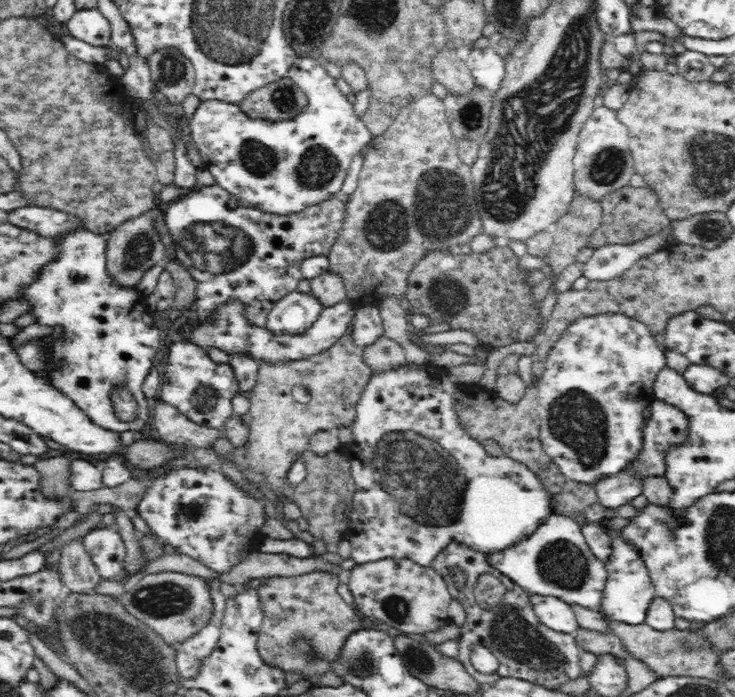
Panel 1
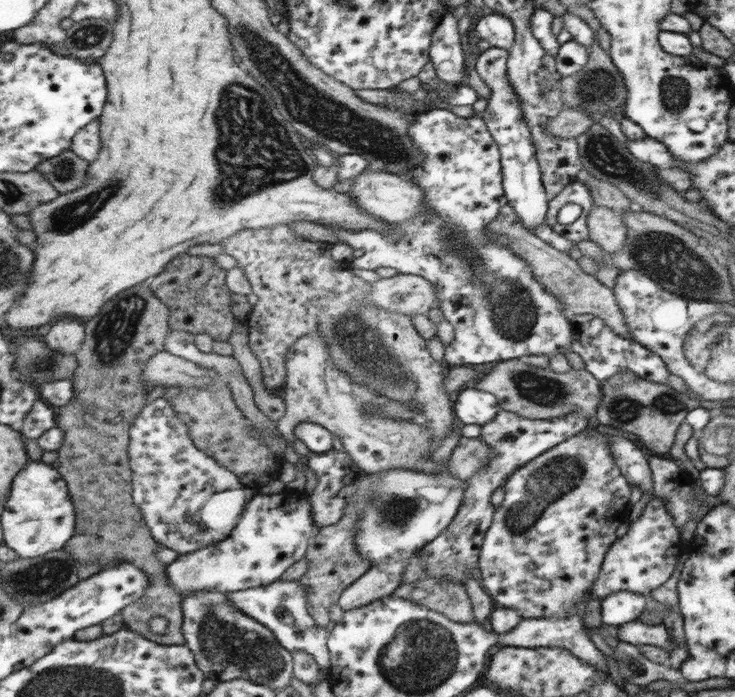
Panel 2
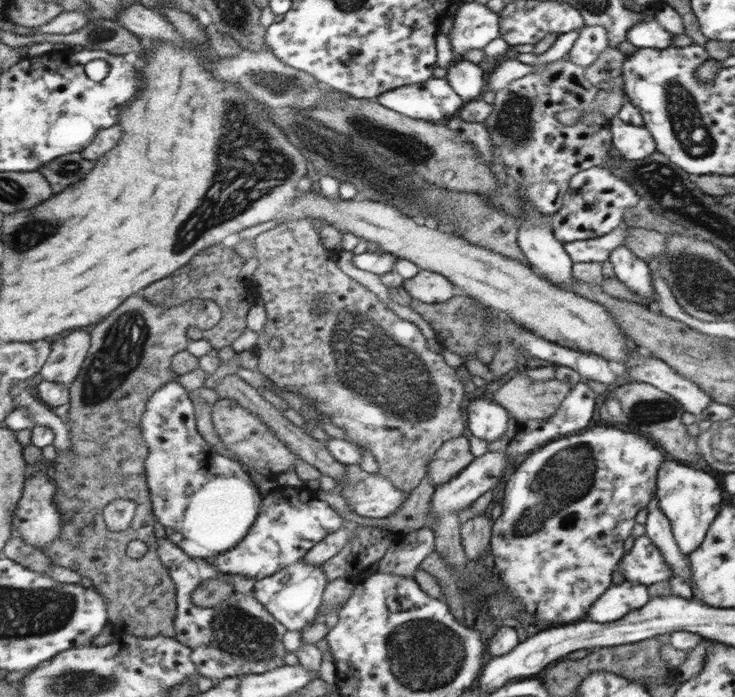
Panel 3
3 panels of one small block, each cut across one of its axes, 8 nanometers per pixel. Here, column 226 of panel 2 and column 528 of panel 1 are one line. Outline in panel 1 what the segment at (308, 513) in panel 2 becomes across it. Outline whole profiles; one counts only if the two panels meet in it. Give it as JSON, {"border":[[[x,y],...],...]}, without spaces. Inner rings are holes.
{"border":[[[556,512],[529,540],[490,555],[490,563],[502,576],[511,579],[532,595],[555,597],[572,606],[600,611],[604,606],[606,587],[611,579],[608,566],[594,555],[584,537],[583,527],[572,517]]]}

